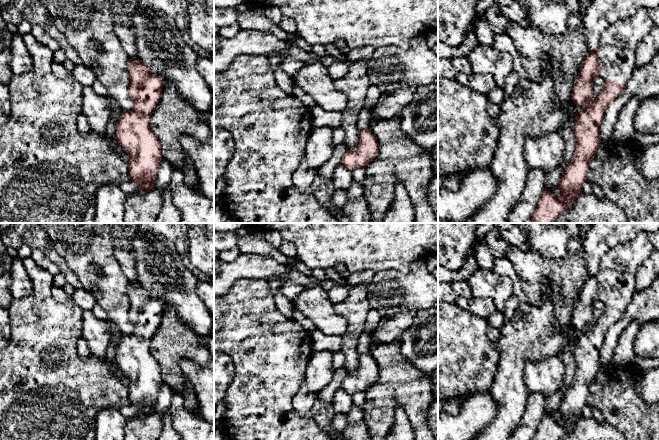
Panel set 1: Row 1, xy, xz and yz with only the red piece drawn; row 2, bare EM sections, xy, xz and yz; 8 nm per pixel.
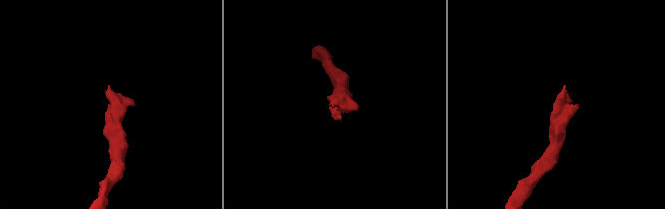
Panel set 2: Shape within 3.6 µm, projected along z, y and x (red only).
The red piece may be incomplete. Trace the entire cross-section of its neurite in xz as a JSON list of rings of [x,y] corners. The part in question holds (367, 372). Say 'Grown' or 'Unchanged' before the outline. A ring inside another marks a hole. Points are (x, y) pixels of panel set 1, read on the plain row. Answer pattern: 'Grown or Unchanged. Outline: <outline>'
Unchanged. Outline: [[[369,354],[359,357],[358,367],[352,374],[348,374],[342,383],[342,389],[349,395],[357,392],[366,392],[377,381],[379,367]]]

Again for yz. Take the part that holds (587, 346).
Grown. Outline: [[[641,232],[635,239],[613,248],[601,260],[599,271],[586,279],[581,288],[578,302],[574,307],[574,314],[571,317],[571,325],[582,332],[574,342],[575,350],[573,354],[576,363],[574,381],[565,392],[560,406],[556,409],[561,415],[560,419],[555,420],[551,415],[545,413],[532,440],[560,440],[569,434],[572,431],[571,427],[575,426],[583,418],[582,409],[586,405],[590,387],[594,384],[601,367],[600,349],[605,336],[626,311],[636,292],[637,271],[649,259],[653,250],[654,245],[650,240],[649,232]],[[596,301],[602,301],[604,309],[602,314],[591,324],[593,304]]]

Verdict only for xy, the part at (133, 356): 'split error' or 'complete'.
complete

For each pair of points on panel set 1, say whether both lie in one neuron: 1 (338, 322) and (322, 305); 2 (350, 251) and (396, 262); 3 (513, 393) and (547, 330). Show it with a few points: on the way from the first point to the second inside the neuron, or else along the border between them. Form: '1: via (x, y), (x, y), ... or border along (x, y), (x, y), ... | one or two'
1: via (334, 318), (325, 309) | one
2: via (361, 251), (385, 253) | one
3: via (513, 377), (513, 364), (531, 346) | one

